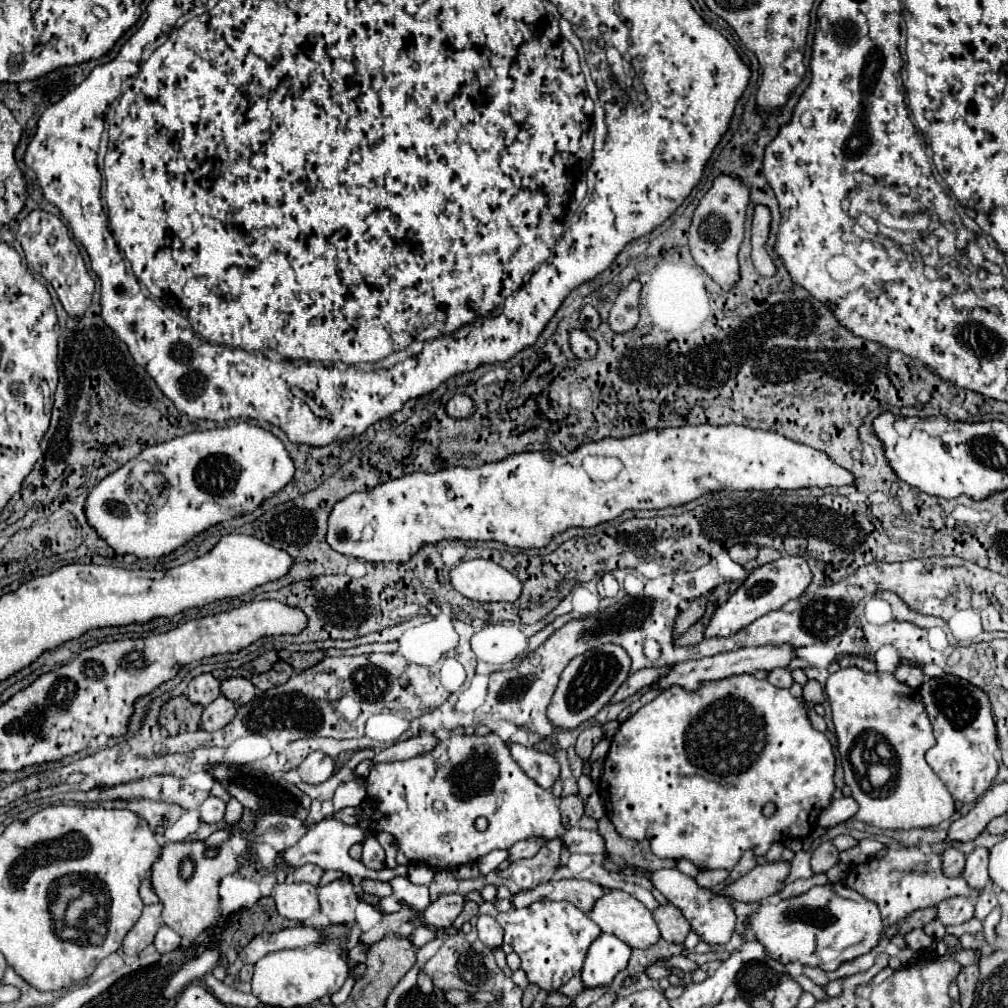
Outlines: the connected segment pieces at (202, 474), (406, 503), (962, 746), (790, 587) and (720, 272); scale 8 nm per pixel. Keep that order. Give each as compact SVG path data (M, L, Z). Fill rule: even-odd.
M238 422L238 424L226 426L226 428L216 428L216 430L190 432L186 436L168 440L164 444L148 446L136 456L136 460L150 462L168 480L170 494L168 494L168 502L164 504L164 508L160 508L152 516L146 516L136 510L136 506L130 502L128 492L126 492L126 478L128 478L130 466L132 466L132 462L128 462L94 486L94 490L86 498L84 514L86 514L88 524L98 532L98 536L116 554L134 554L140 558L160 558L164 554L170 554L172 550L180 548L188 538L204 532L206 528L210 528L218 522L224 522L224 520L232 520L234 516L242 516L242 514L256 510L262 504L262 500L276 494L294 476L294 464L284 448L284 444L274 434L262 430L260 426L248 424L248 422Z
M702 424L702 426L680 426L680 428L652 428L640 434L632 434L626 438L604 438L600 442L592 442L592 444L582 444L576 452L572 452L570 456L562 456L562 454L554 454L550 450L540 450L540 452L522 452L522 454L512 454L504 460L492 462L492 464L482 464L476 468L446 468L446 470L438 470L434 474L428 472L414 472L396 480L390 480L388 484L380 484L376 488L364 490L364 492L352 492L350 496L342 498L340 502L334 504L332 514L328 518L328 534L326 534L326 542L332 550L344 554L344 556L354 556L366 562L408 562L410 556L414 552L418 552L418 548L422 544L436 544L440 540L496 540L502 542L506 546L514 546L514 548L544 548L550 538L558 532L564 532L572 526L582 526L582 528L590 528L596 526L600 522L608 522L612 518L618 518L624 510L654 510L654 508L666 508L666 506L680 506L686 502L692 502L696 498L700 498L706 492L718 492L718 490L772 490L772 488L782 488L782 490L796 490L796 488L806 488L806 486L844 486L844 484L852 484L854 476L836 466L824 452L818 452L810 446L792 442L776 432L766 432L766 430L752 430L748 426L740 426L740 424L726 424L726 426L710 426L710 424ZM586 454L598 454L598 456L616 456L622 460L622 470L614 480L608 482L596 482L592 480L584 468L582 468L582 458Z
M956 676L926 678L920 686L920 694L928 718L932 720L936 738L936 744L926 752L926 762L946 784L954 800L960 800L962 804L974 802L980 794L988 790L998 770L994 758L994 752L998 748L996 726L992 720L988 696L980 692L980 688Z
M784 554L778 560L752 570L748 574L748 578L740 584L740 588L724 604L720 604L714 610L710 622L708 622L706 630L704 630L704 638L736 634L738 630L746 628L750 622L754 622L756 618L764 616L766 612L778 610L786 602L790 602L794 598L800 598L806 592L806 588L808 588L810 582L812 582L812 572L810 572L808 562L802 556Z
M720 174L712 188L704 194L698 208L694 210L692 224L688 230L690 252L700 268L722 288L730 288L738 280L738 248L744 238L746 208L750 204L750 192L740 178Z

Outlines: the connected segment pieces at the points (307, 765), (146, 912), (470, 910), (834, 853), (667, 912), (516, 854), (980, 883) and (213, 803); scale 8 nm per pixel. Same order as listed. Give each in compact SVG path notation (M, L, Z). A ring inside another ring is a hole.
M312 752L306 760L298 766L298 772L304 782L320 784L334 774L334 760L324 752Z
M150 904L144 906L140 920L132 926L132 930L126 934L124 942L122 942L122 950L128 956L136 956L140 954L146 946L150 946L154 942L154 936L158 932L158 928L162 926L162 904Z
M468 900L468 902L464 904L464 910L462 910L462 912L460 912L460 916L454 920L454 924L452 924L452 926L454 926L456 930L460 930L460 928L462 928L462 924L464 924L466 920L470 920L472 916L476 916L476 914L478 914L478 904L476 904L476 902L472 902L472 900Z
M822 842L818 848L812 850L810 866L812 866L814 874L828 872L836 862L838 862L838 850L834 848L832 842Z
M664 904L664 906L658 906L652 914L664 940L674 944L682 944L686 940L690 932L690 922L682 916L682 912L676 906Z
M526 838L526 840L516 842L510 848L510 862L520 860L520 858L532 858L544 844L546 844L544 838Z
M976 848L966 856L966 868L964 868L962 876L966 878L966 882L972 888L980 888L980 890L990 882L990 876L988 876L988 850L986 848Z
M208 796L200 806L200 820L208 824L216 824L224 818L224 810L226 810L226 802L222 798Z

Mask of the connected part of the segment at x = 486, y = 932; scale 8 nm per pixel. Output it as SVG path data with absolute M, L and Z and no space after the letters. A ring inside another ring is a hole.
M478 916L476 930L478 930L478 938L488 948L496 948L496 946L502 944L502 928L492 916Z

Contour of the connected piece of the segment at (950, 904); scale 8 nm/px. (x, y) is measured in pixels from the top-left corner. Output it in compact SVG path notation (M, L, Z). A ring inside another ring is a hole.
M954 896L938 904L938 920L948 926L948 924L962 924L974 918L974 902L970 898Z

